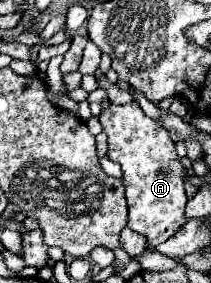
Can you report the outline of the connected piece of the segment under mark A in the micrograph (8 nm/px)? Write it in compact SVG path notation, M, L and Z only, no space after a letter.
M136 101L108 105L100 115L100 123L108 135L108 157L122 167L122 181L128 199L126 227L144 235L146 243L154 249L186 223L186 169L180 163L168 131L158 127L158 123L154 123Z

